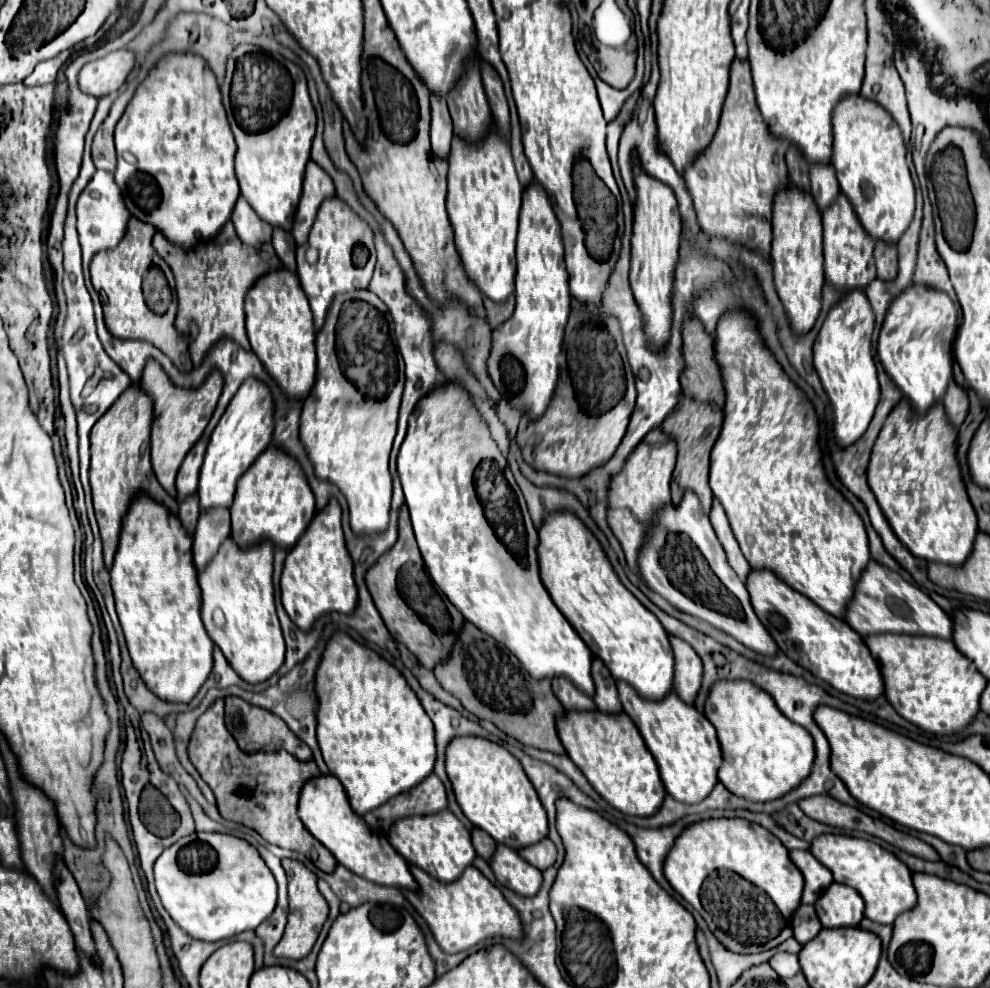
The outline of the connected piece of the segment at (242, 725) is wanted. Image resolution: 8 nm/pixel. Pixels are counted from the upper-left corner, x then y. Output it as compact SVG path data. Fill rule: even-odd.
M227 696L225 698L225 726L233 734L233 738L237 740L239 748L245 752L281 750L283 748L301 760L311 760L309 746L305 742L301 742L297 736L293 736L293 732L289 732L289 726L279 716L275 716L273 712L269 712L265 708L253 706L239 696Z

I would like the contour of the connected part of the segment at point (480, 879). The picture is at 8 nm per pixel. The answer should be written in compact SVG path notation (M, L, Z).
M411 864L409 868L419 888L401 890L401 892L415 906L415 910L425 918L443 952L447 954L463 952L479 944L481 940L493 936L521 938L521 924L519 924L519 916L515 914L515 908L509 906L509 902L503 898L499 888L495 888L475 866L465 868L463 876L447 884L435 880L419 866Z

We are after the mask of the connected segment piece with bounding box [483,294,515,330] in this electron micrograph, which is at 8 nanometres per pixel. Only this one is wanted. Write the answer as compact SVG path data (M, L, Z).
M513 294L503 304L497 304L497 302L489 300L489 298L483 298L483 302L485 302L487 322L489 322L491 330L501 326L505 320L509 320L513 316L513 310L515 310L515 296Z

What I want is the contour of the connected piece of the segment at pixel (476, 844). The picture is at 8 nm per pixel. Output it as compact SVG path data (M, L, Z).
M473 828L471 830L471 840L473 840L473 848L479 856L483 856L485 860L489 860L493 856L493 850L497 846L497 842L481 828Z

